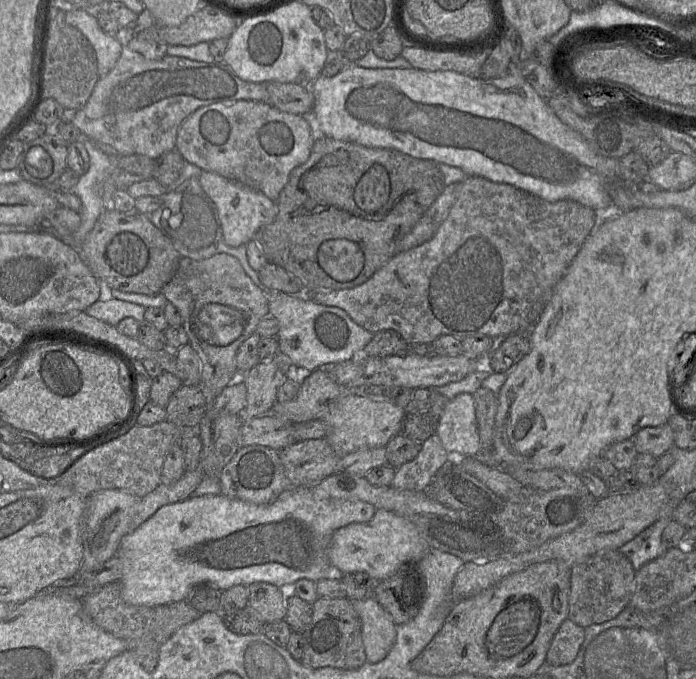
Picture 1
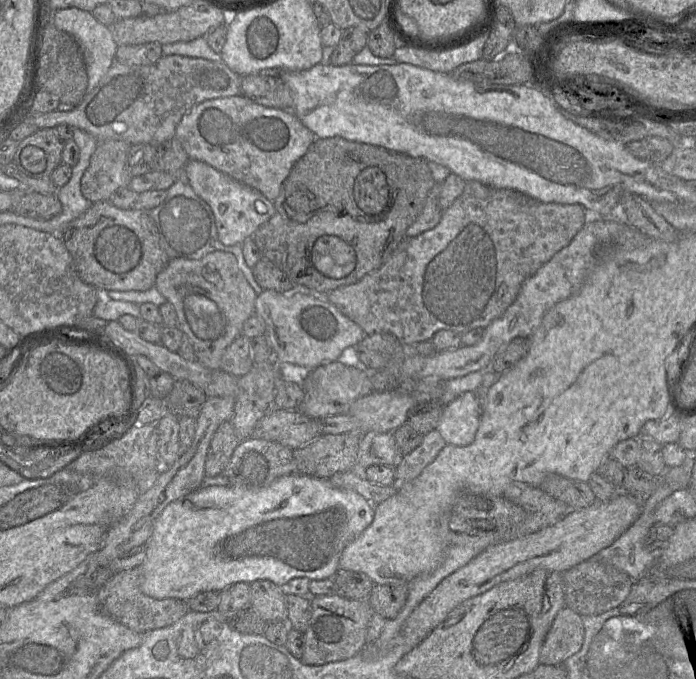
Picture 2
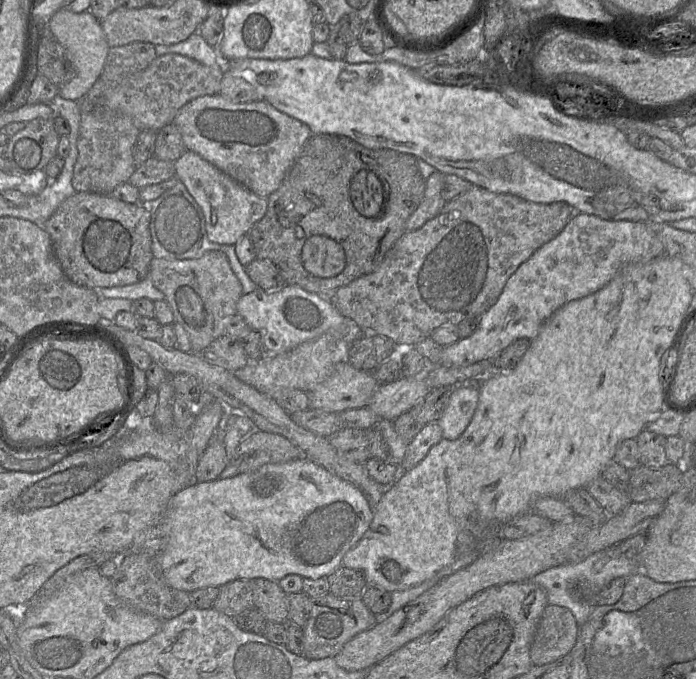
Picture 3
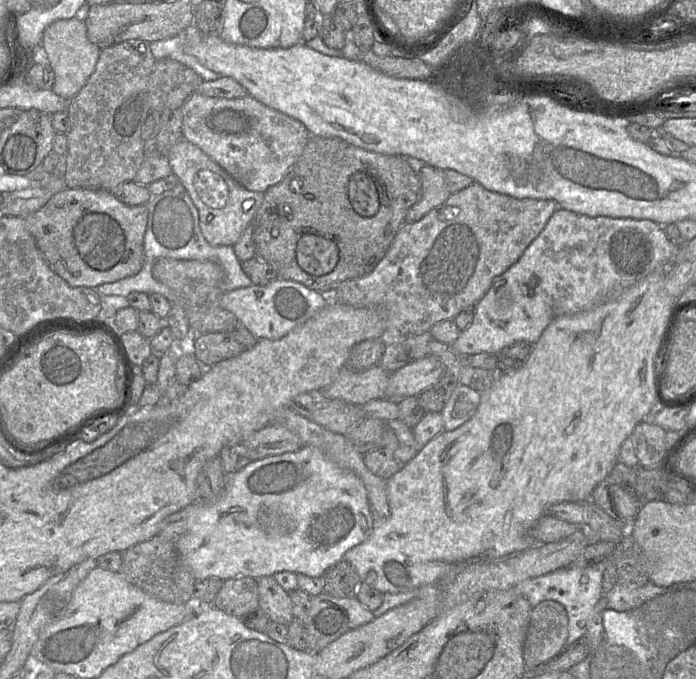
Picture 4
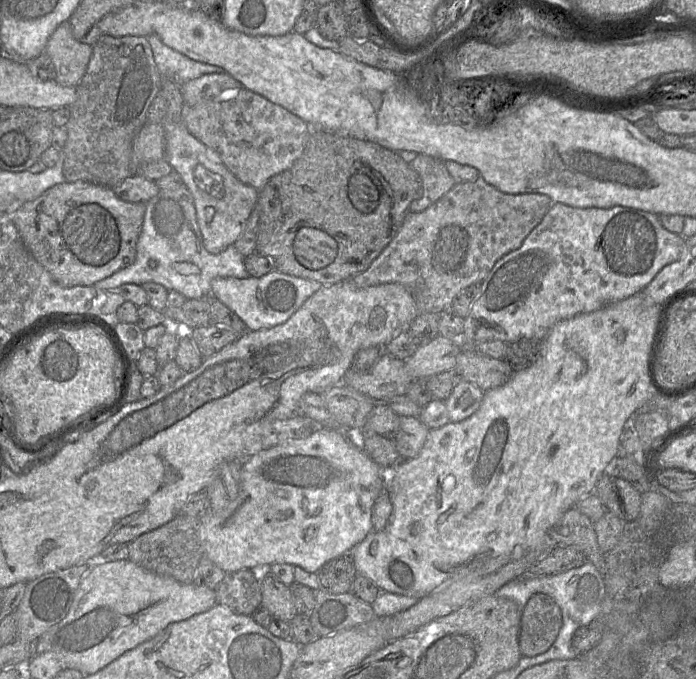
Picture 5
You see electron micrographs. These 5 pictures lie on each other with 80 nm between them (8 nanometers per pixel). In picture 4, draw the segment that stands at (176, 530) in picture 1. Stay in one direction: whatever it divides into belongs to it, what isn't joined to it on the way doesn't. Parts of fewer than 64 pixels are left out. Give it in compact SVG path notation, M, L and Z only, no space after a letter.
M304 445L295 452L250 461L240 470L224 475L224 490L215 502L204 503L197 500L191 504L191 516L184 533L176 540L175 546L181 560L191 571L196 581L211 577L219 578L223 582L237 577L259 579L264 576L274 576L282 571L302 573L310 577L321 577L326 570L342 560L348 550L364 542L373 529L374 519L370 512L367 490L361 479L333 462L320 449Z

